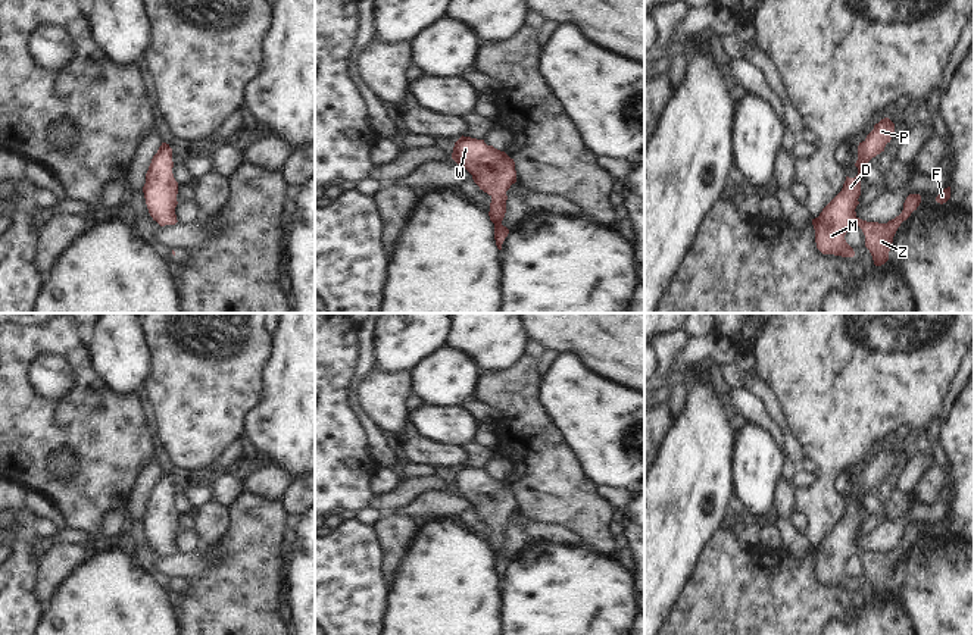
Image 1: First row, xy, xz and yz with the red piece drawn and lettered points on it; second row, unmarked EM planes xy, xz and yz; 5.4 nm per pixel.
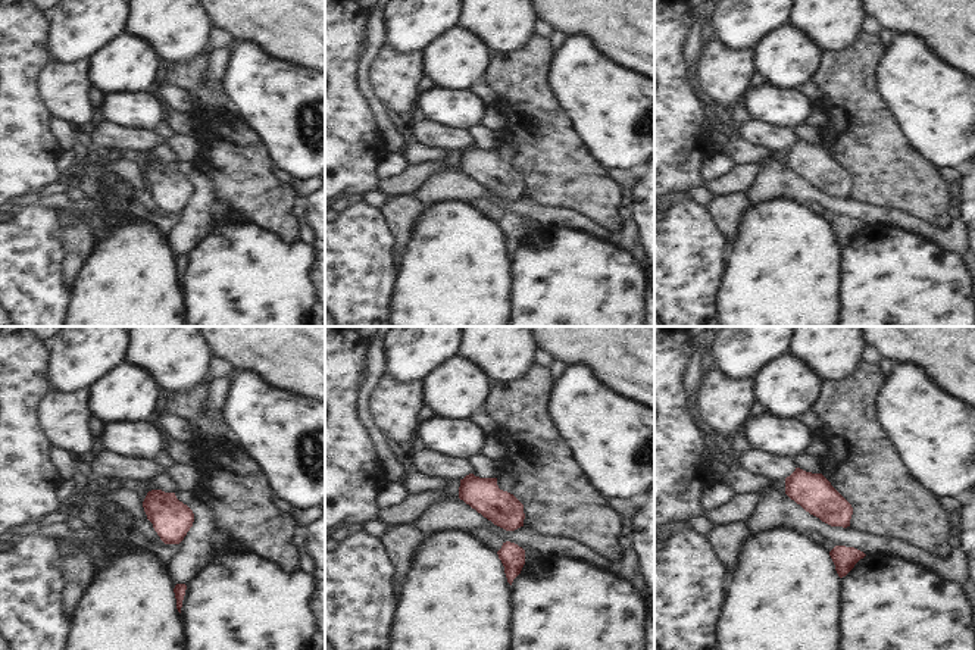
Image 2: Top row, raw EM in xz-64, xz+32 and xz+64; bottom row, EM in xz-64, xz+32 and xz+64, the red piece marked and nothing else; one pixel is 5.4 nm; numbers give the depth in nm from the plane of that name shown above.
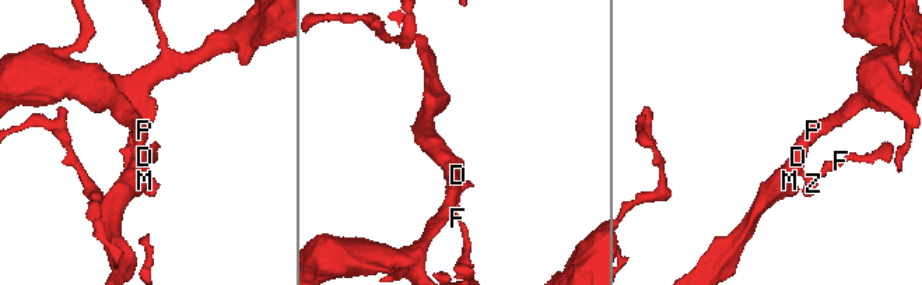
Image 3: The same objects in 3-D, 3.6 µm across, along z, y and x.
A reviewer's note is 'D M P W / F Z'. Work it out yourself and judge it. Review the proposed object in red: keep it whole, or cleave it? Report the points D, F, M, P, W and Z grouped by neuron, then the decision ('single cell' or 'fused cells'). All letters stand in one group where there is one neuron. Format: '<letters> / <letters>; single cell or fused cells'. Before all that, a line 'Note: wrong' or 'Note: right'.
Note: wrong
D F M P W Z; single cell

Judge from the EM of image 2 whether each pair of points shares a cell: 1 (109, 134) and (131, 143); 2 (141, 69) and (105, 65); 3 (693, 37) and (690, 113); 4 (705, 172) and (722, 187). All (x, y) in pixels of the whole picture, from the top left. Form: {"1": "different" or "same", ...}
{"1": "same", "2": "same", "3": "different", "4": "different"}

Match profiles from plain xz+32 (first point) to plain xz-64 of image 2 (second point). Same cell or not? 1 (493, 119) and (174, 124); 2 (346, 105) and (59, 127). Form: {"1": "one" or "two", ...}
{"1": "one", "2": "two"}

